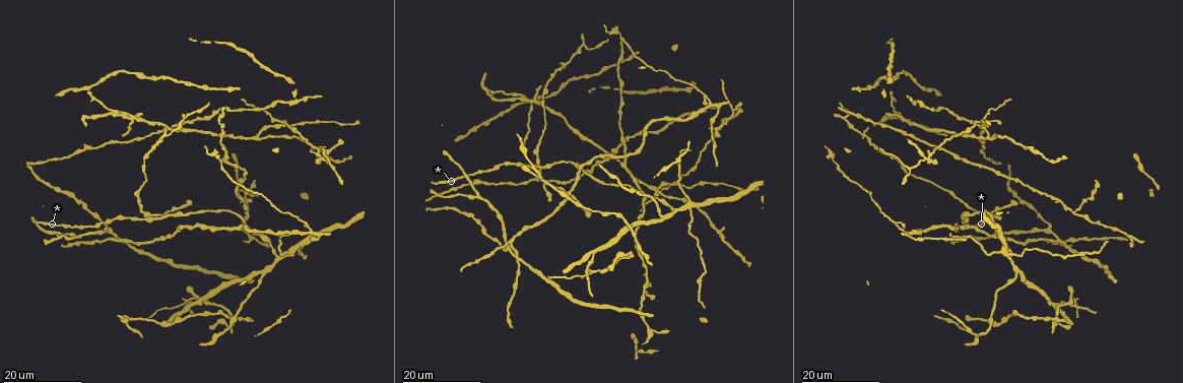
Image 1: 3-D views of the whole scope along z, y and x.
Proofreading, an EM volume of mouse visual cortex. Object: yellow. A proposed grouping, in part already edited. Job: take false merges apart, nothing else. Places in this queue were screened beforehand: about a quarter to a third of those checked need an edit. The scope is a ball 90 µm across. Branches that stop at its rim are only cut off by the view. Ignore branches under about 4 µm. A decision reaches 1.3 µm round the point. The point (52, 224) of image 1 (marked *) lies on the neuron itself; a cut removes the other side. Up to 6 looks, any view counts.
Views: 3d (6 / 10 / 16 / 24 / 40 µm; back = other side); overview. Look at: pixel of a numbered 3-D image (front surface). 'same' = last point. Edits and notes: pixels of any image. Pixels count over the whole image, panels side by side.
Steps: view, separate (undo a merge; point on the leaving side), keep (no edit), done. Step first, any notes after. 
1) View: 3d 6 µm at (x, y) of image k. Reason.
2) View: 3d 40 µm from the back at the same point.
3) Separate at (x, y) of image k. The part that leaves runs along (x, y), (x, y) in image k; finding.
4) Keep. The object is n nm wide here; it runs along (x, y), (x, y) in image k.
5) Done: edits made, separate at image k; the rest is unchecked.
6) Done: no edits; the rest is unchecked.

View: 3d 24 µm at (263, 274) of image 1. Three-way junction.

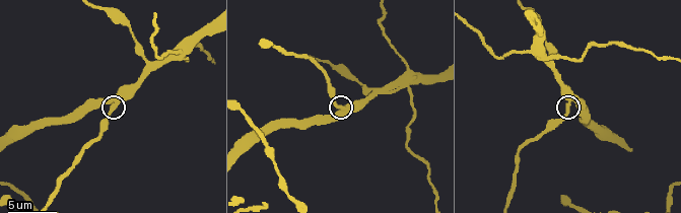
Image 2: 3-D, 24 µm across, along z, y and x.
View: 3d 6 µm at (115, 102) of image 2.

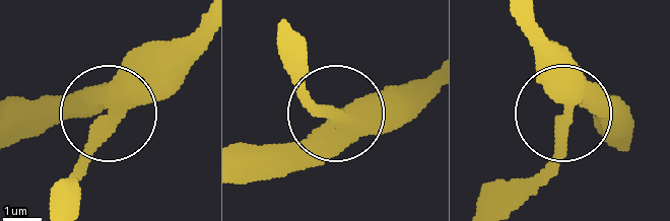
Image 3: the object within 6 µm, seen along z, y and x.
Keep. All the same neuron.

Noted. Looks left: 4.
View: 3d 24 µm at (311, 230) of image 1. A fork.

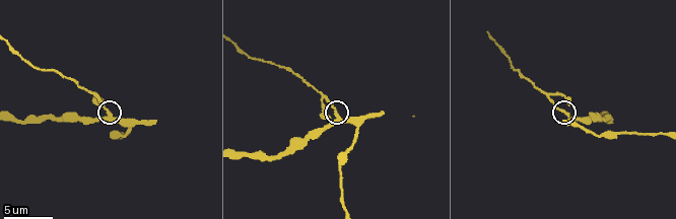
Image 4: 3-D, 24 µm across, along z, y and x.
View: 3d 6 µm at (566, 117) of image 4.

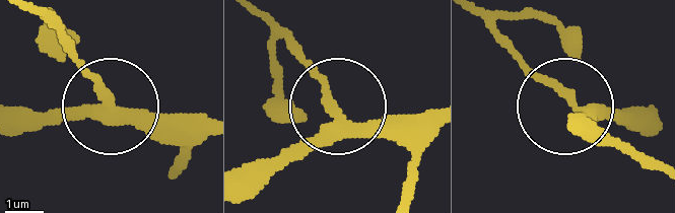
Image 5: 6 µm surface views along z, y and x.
Separate at (83, 75) of image 5. The part that leaves runs along (106, 107), (66, 39), (27, 9) in image 5; a second neuron is stuck on.

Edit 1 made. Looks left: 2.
Done: edits made, separate at image 5; the rest is unchecked.

